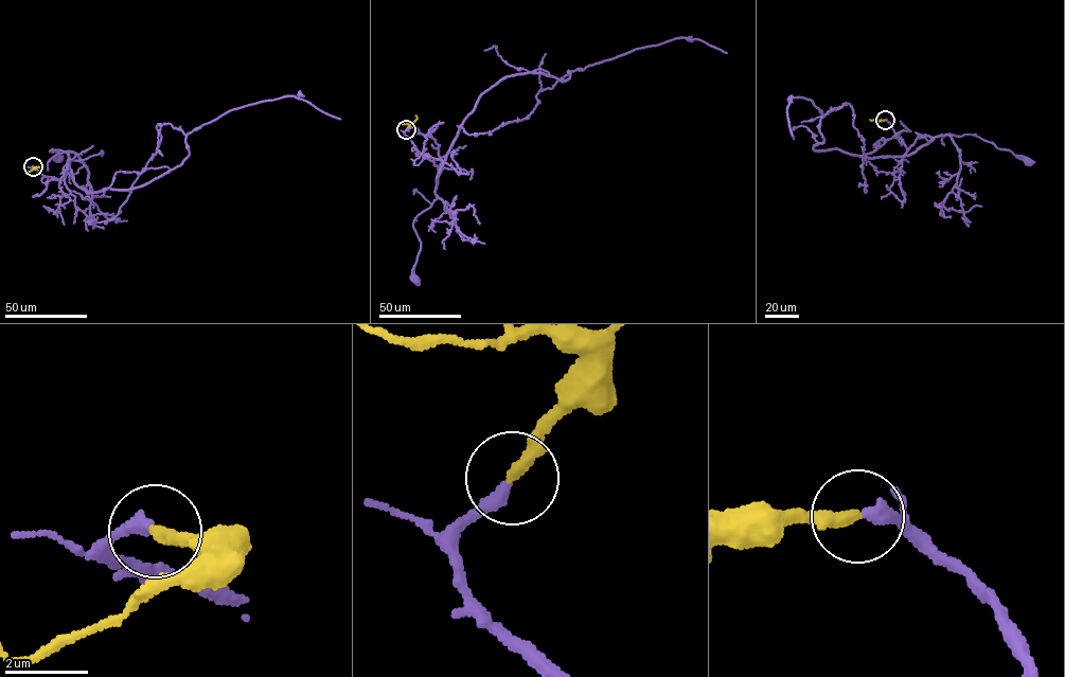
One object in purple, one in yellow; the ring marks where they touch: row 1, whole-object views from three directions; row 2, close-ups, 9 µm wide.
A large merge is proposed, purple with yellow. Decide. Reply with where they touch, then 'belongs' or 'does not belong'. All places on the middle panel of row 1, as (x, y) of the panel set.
(406, 129) | belongs

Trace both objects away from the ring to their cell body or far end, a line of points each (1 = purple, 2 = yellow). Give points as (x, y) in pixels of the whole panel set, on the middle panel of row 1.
1: (406, 129), (405, 134), (416, 149), (438, 167), (437, 198), (413, 224), (421, 243), (414, 265), (415, 279)
2: (406, 129), (416, 119), (415, 116)

